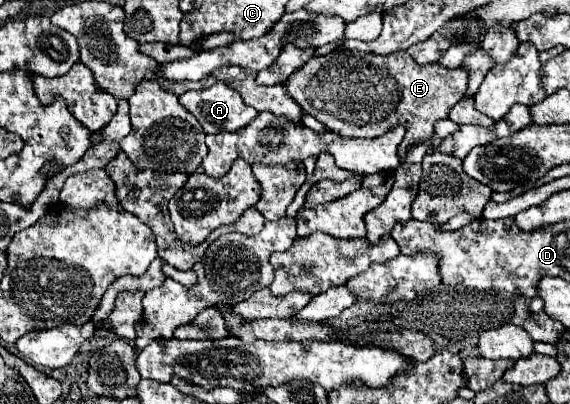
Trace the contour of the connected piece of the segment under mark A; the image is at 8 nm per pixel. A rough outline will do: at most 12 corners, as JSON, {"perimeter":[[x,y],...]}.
{"perimeter":[[226,83],[180,103],[204,133],[246,127],[258,111]]}

